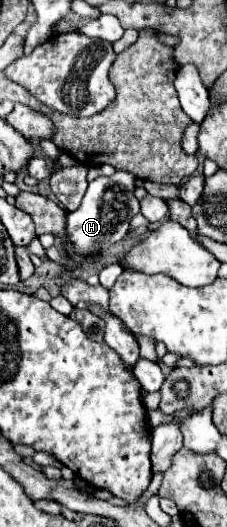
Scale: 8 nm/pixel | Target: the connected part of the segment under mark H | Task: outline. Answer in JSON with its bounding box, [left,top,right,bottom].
[67,169,139,255]

